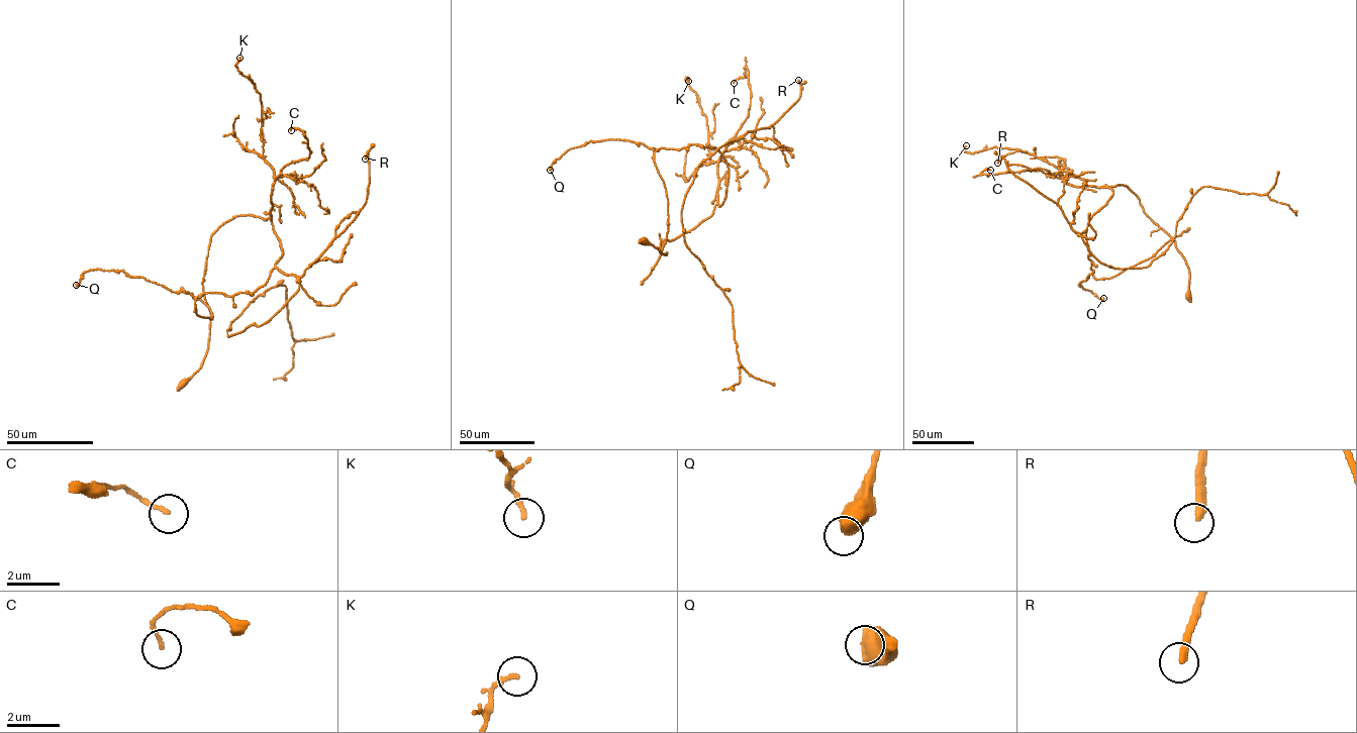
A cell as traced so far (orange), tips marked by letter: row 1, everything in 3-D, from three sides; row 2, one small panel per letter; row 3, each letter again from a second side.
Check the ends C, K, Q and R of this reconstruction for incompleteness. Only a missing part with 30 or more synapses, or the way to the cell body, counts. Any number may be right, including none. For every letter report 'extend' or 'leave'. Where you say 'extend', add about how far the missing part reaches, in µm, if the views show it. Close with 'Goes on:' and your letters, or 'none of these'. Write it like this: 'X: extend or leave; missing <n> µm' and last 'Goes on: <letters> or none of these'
C: leave
K: leave
Q: leave
R: extend; missing 200 µm
Goes on: R

